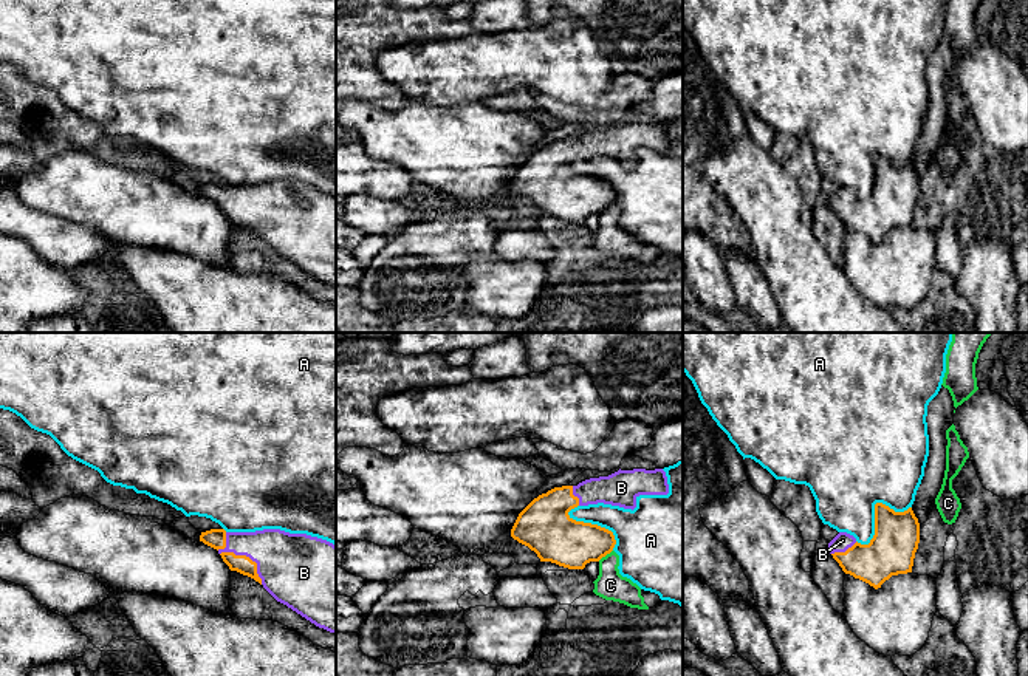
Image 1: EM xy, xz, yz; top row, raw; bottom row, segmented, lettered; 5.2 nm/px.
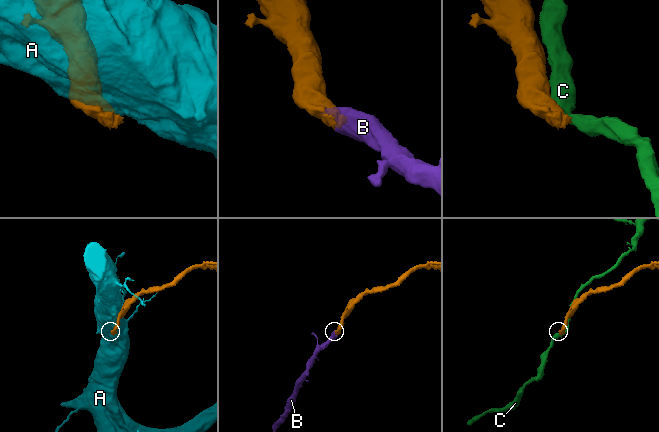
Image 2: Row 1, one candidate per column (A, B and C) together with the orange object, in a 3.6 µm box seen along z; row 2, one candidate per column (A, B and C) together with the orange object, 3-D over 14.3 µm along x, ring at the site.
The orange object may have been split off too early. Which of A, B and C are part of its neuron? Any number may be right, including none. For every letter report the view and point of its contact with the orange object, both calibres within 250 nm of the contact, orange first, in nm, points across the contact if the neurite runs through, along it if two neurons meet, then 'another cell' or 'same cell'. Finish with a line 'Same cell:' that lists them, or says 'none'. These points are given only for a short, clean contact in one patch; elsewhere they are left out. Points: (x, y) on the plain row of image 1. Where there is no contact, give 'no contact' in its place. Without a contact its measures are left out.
A: meets orange in yz at (875, 166); 240 nm thick on the orange side, 440 nm on the other; another cell
B: meets orange in xy at (242, 209); 90 nm thick on the orange side, 320 nm on the other; same cell
C: meets orange in xz at (604, 209); 260 nm thick on the orange side, 160 nm on the other; border along xz (612, 203), (598, 214); another cell
Same cell: B

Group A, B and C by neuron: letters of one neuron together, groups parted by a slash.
A / B / C

